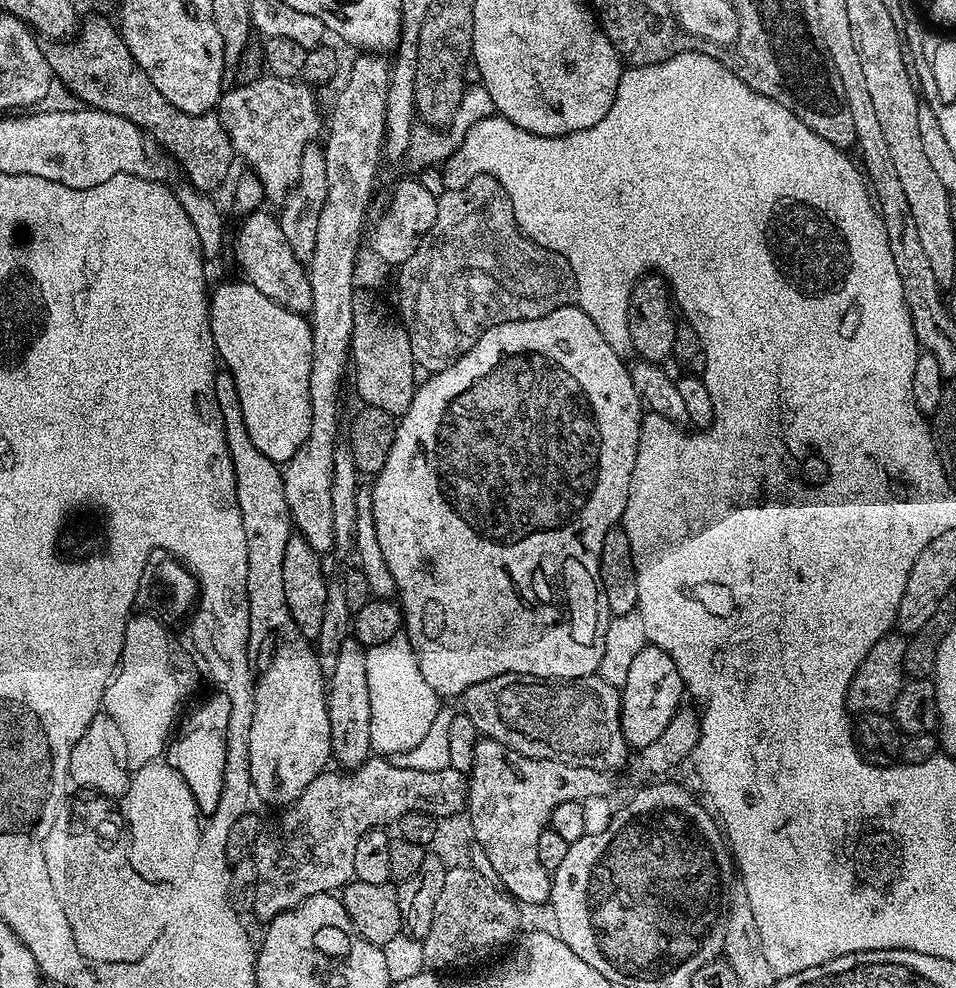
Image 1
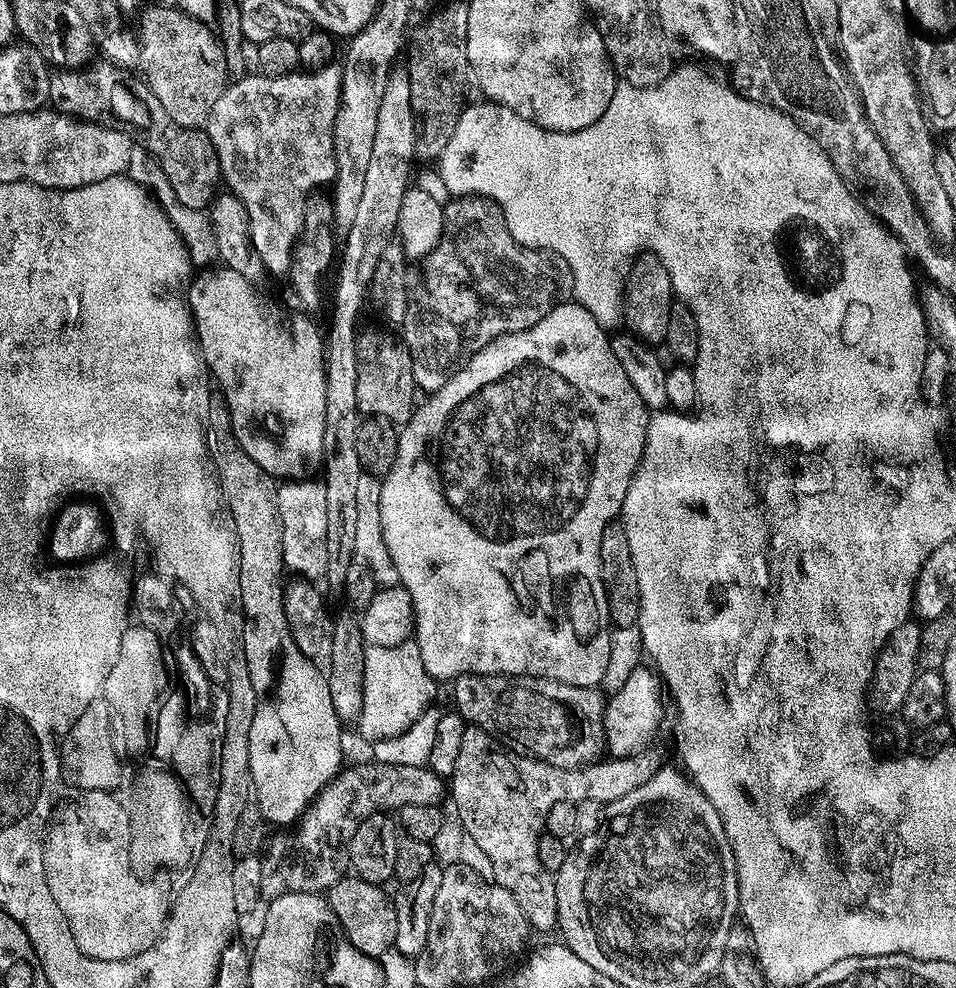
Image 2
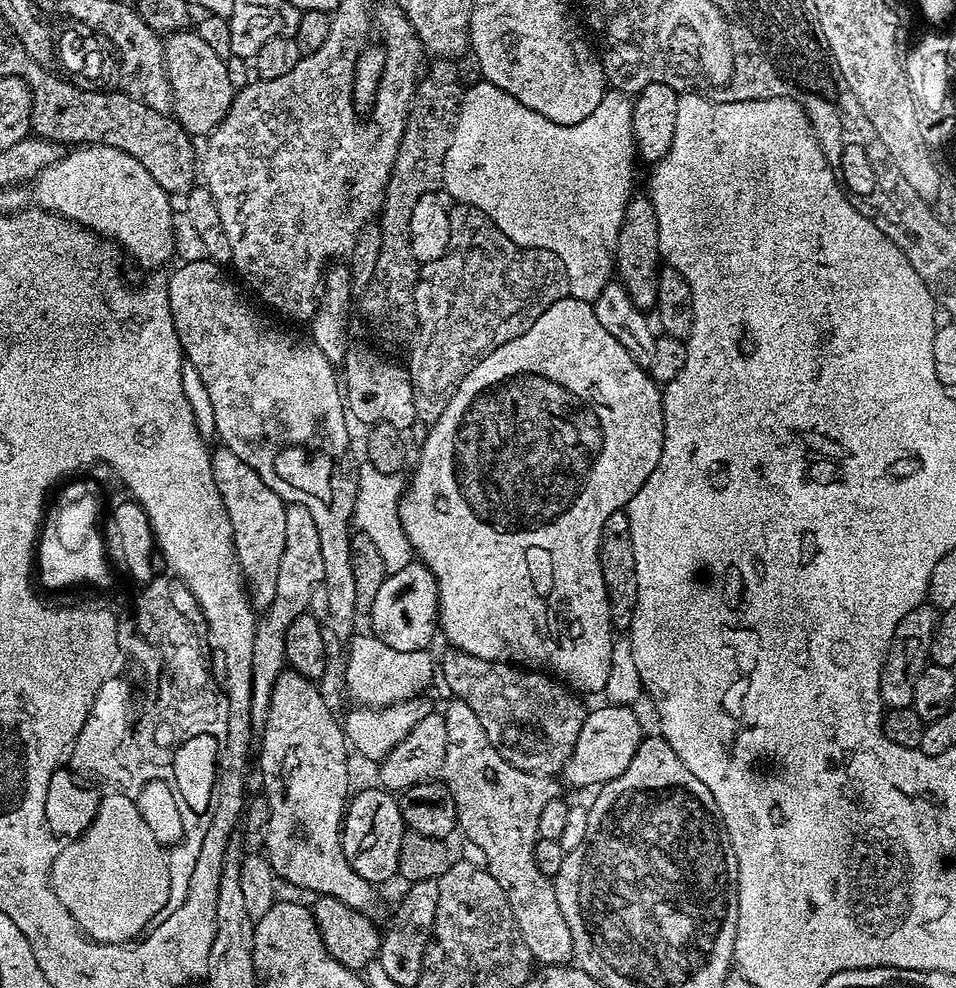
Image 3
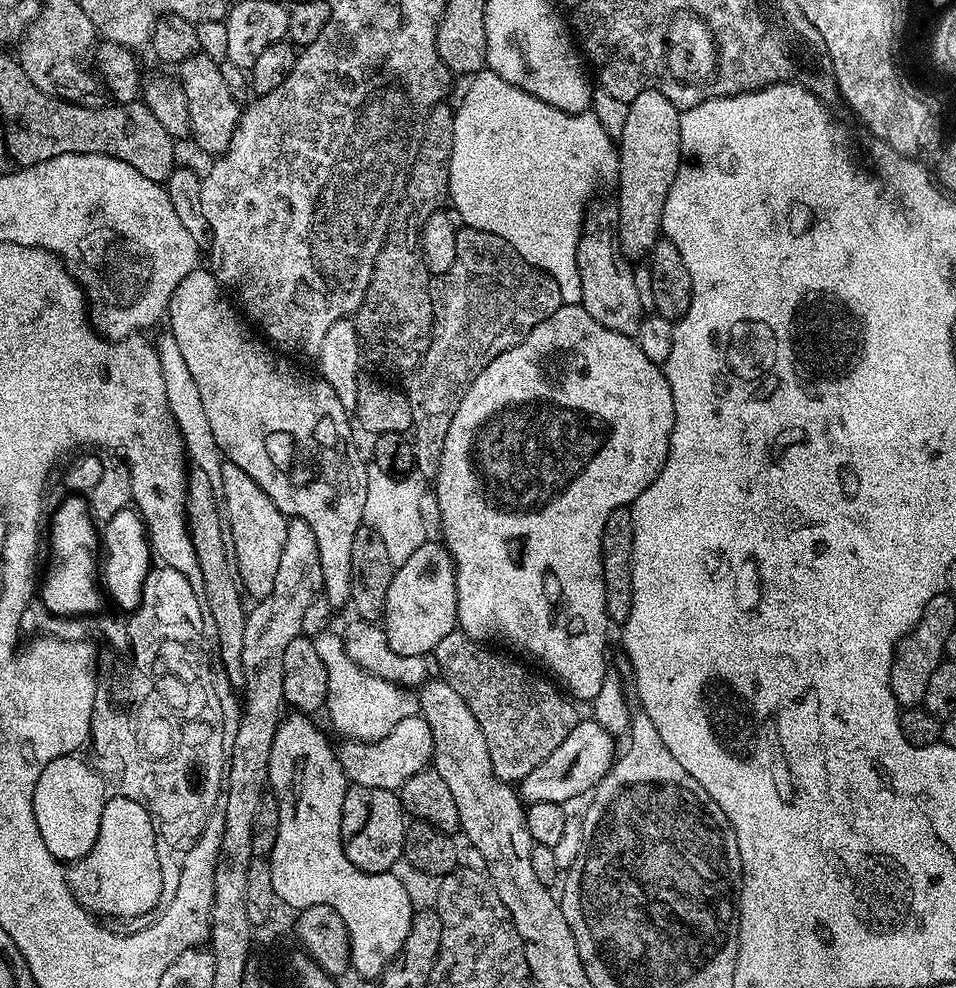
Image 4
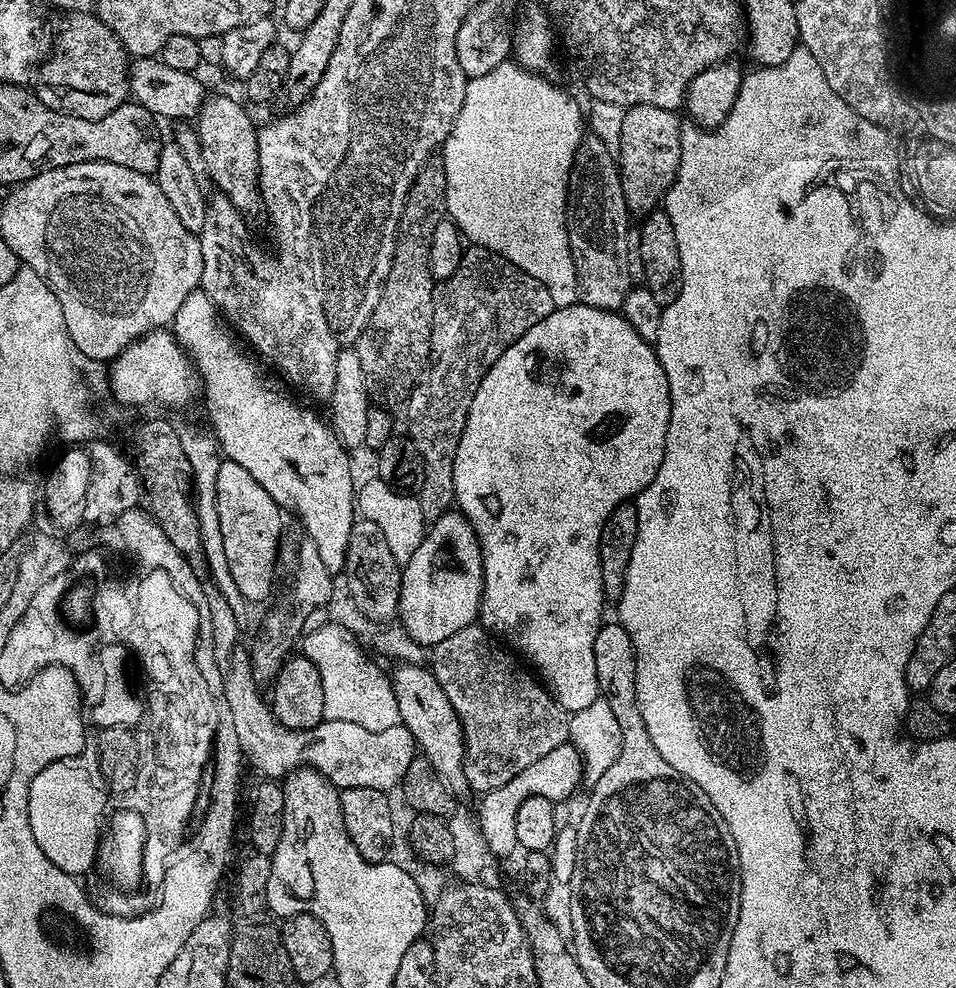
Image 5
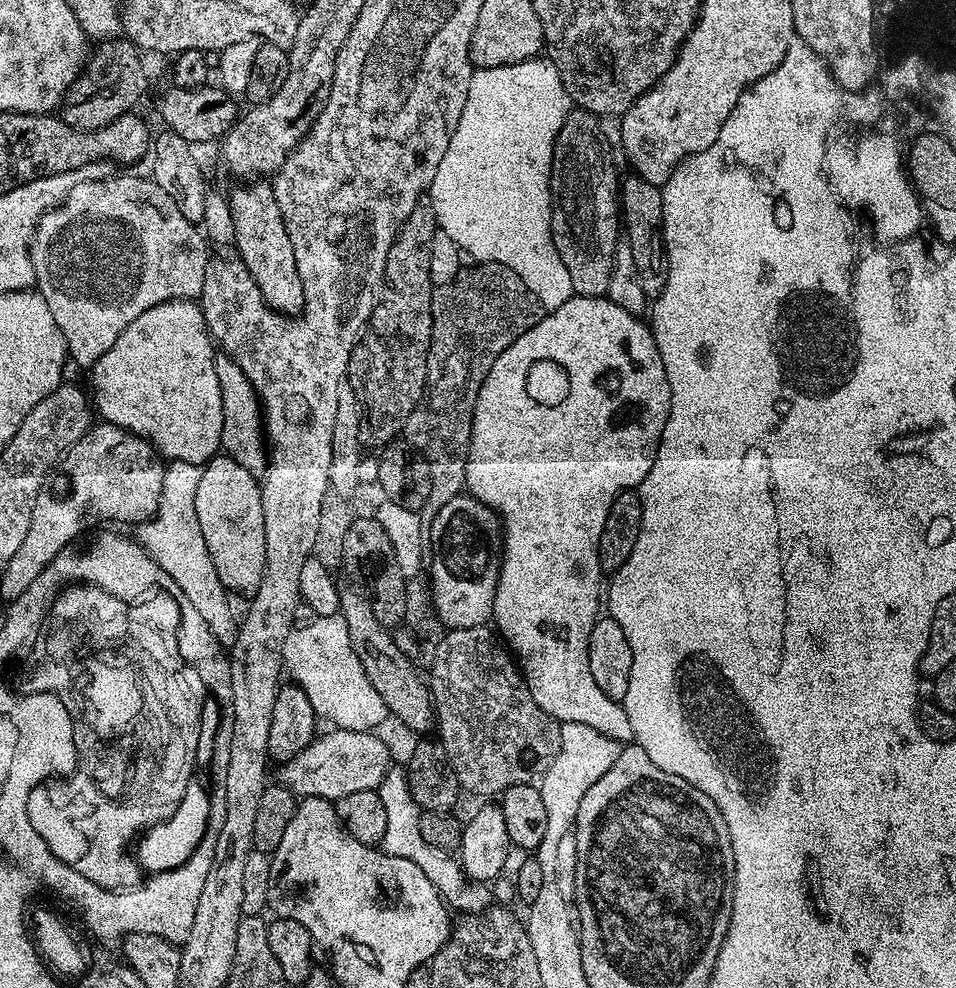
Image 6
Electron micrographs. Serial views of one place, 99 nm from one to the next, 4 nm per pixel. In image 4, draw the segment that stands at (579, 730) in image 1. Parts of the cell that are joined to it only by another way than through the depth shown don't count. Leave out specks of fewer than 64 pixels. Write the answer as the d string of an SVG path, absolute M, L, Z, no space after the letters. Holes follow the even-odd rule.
M457 630L438 642L432 658L440 670L439 677L461 695L462 702L470 706L470 714L478 718L494 774L500 780L519 782L534 766L546 762L566 734L574 730L577 705L551 679L543 680L515 664L511 655L499 656L488 648L487 643L472 640Z

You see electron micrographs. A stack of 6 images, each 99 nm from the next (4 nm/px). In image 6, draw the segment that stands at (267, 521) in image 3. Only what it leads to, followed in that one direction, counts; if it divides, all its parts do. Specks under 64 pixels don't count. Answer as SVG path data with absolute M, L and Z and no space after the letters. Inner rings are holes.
M217 454L201 467L194 510L198 510L198 526L202 526L206 550L210 550L214 570L218 570L224 589L243 598L255 596L266 570L266 526L262 522L260 480L246 466L238 466L234 458Z

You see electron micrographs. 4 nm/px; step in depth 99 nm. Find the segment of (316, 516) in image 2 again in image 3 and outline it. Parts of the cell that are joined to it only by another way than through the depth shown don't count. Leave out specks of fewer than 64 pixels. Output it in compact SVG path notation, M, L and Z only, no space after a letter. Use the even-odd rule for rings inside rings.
M289 504L286 507L286 550L282 550L282 566L278 566L278 590L274 590L274 602L263 609L256 621L254 634L254 662L252 663L252 697L250 716L252 723L262 726L270 710L270 698L274 694L274 682L278 682L281 672L285 671L286 630L290 622L308 611L310 594L323 584L322 542L318 539L318 526L306 506Z

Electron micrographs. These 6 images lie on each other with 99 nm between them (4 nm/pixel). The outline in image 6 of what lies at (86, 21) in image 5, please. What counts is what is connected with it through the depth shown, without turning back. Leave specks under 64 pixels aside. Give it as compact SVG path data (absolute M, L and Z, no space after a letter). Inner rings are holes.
M127 38L99 41L91 49L83 73L72 83L62 101L62 119L74 126L74 130L93 132L120 116L129 115L148 88L148 72L144 69L143 58L141 49Z

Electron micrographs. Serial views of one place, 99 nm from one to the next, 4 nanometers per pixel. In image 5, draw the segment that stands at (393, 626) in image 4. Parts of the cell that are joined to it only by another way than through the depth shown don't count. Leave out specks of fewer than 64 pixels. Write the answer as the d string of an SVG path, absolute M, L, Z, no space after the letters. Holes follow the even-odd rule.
M459 510L443 512L438 519L431 521L425 531L414 558L403 565L400 573L400 611L398 624L401 624L403 635L409 636L425 646L436 645L444 638L455 634L466 626L477 623L480 614L480 599L484 589L484 567L480 553L480 539L470 526L470 522Z

